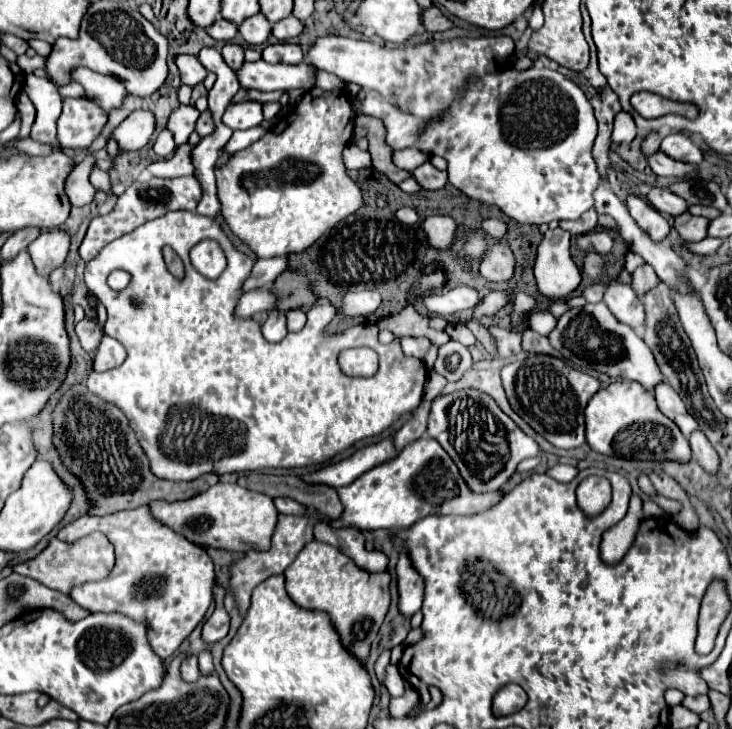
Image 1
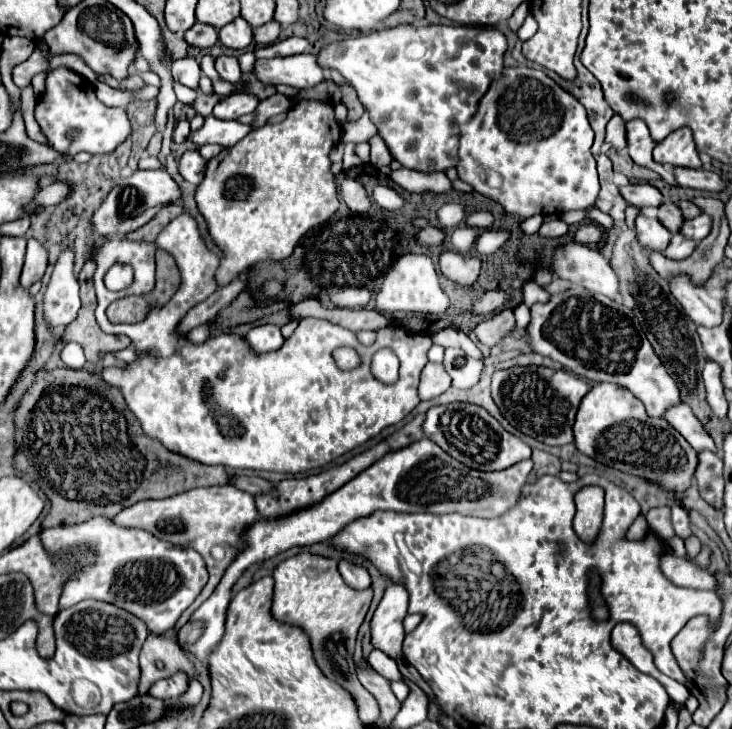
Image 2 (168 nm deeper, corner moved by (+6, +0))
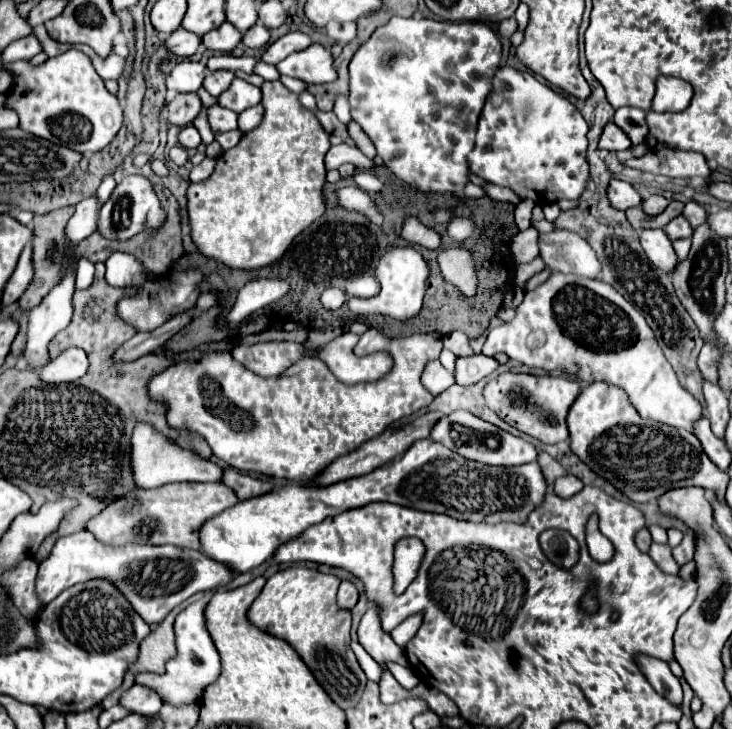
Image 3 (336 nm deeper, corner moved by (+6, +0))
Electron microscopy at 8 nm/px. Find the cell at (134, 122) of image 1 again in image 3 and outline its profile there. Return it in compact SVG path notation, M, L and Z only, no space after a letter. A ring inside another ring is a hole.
M72 48L60 56L48 58L36 68L32 68L30 62L14 62L8 70L16 74L16 82L6 104L18 112L22 130L84 156L100 152L120 132L124 122L120 102L104 88L102 78L96 74L86 54Z

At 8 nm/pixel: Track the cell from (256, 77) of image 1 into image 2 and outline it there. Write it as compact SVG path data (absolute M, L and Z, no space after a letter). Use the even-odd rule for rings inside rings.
M314 54L258 60L254 74L266 86L288 84L298 90L312 88L324 80L324 70L318 66L318 58Z

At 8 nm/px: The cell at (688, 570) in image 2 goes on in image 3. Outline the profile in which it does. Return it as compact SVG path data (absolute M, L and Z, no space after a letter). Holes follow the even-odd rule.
M652 542L648 554L650 554L650 558L656 562L656 566L658 566L662 572L666 572L666 574L670 574L670 576L678 576L678 574L680 574L680 566L678 566L676 560L672 558L670 546Z

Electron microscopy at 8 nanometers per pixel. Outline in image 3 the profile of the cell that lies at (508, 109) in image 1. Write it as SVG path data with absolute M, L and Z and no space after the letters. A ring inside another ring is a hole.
M502 66L492 80L492 92L478 120L476 142L472 152L468 154L470 172L490 184L510 188L520 200L532 200L538 206L554 204L564 198L578 200L586 190L586 182L590 178L590 166L586 160L588 130L590 128L586 120L570 100L556 94L546 84L538 82L530 72Z

